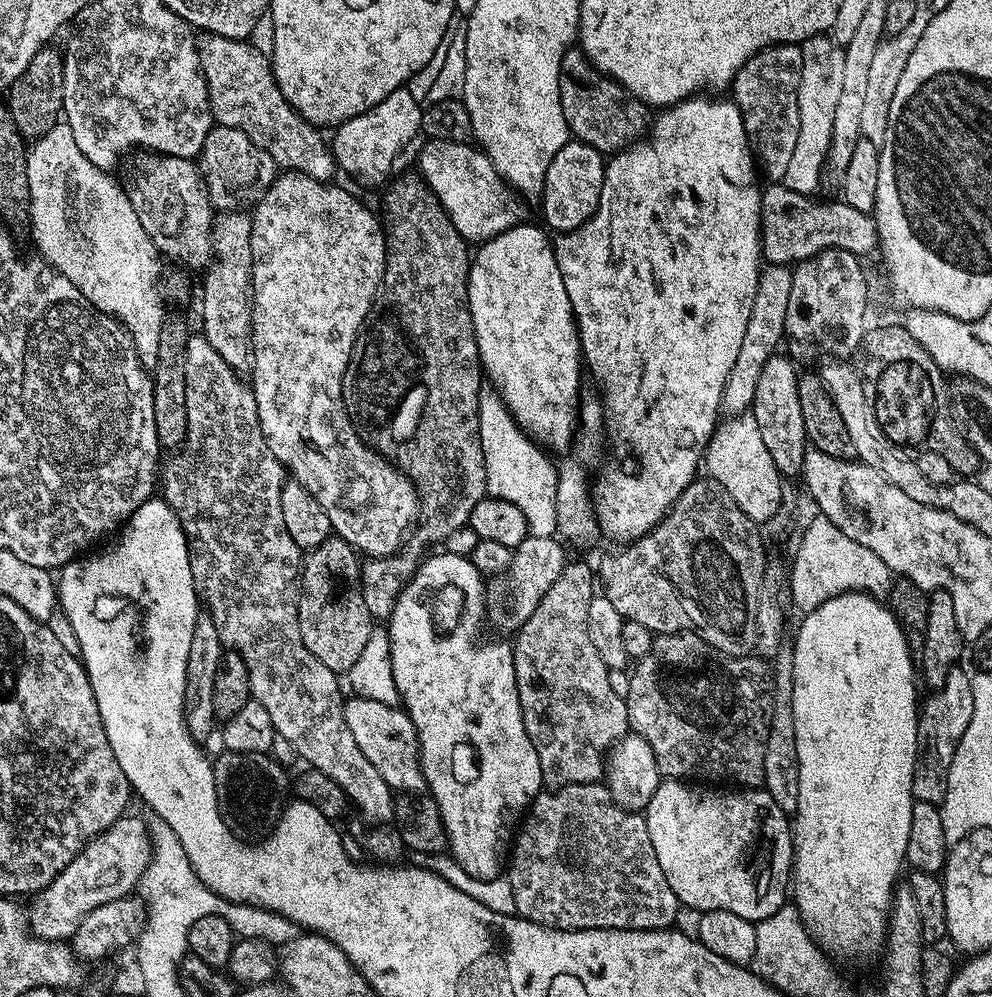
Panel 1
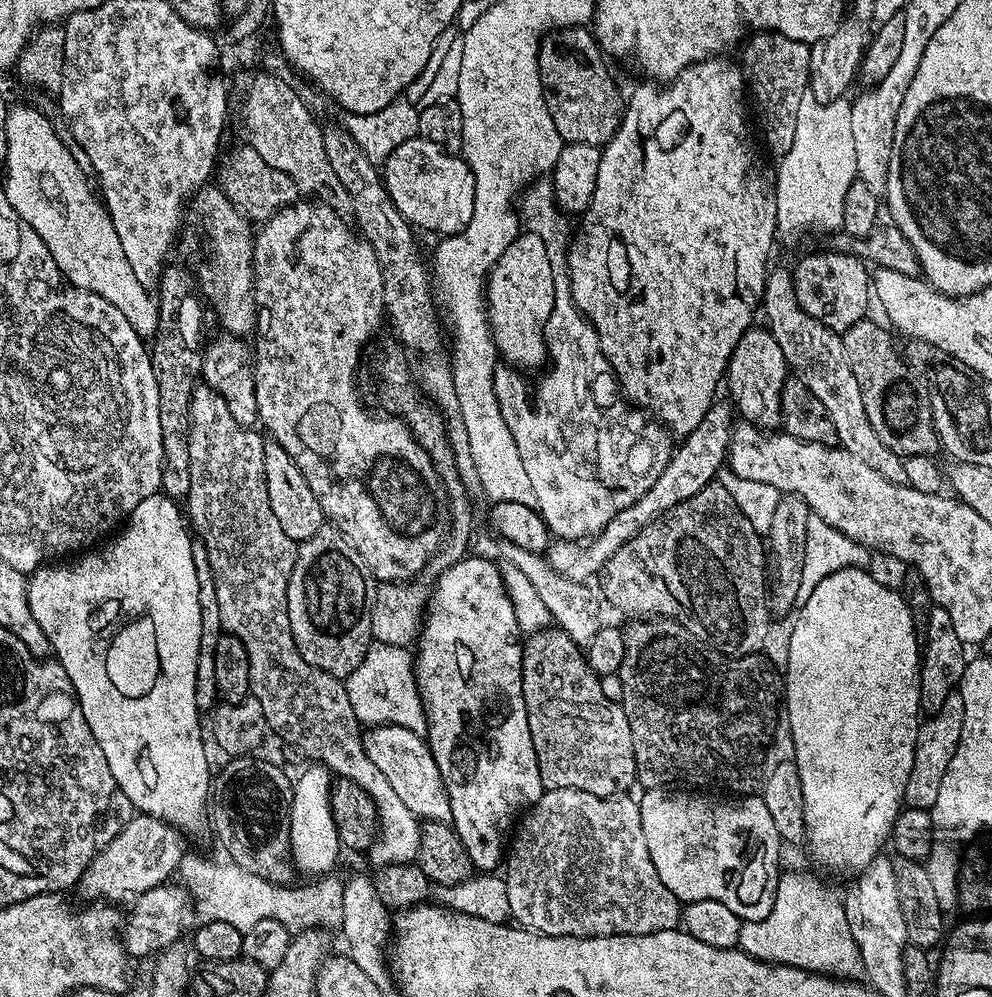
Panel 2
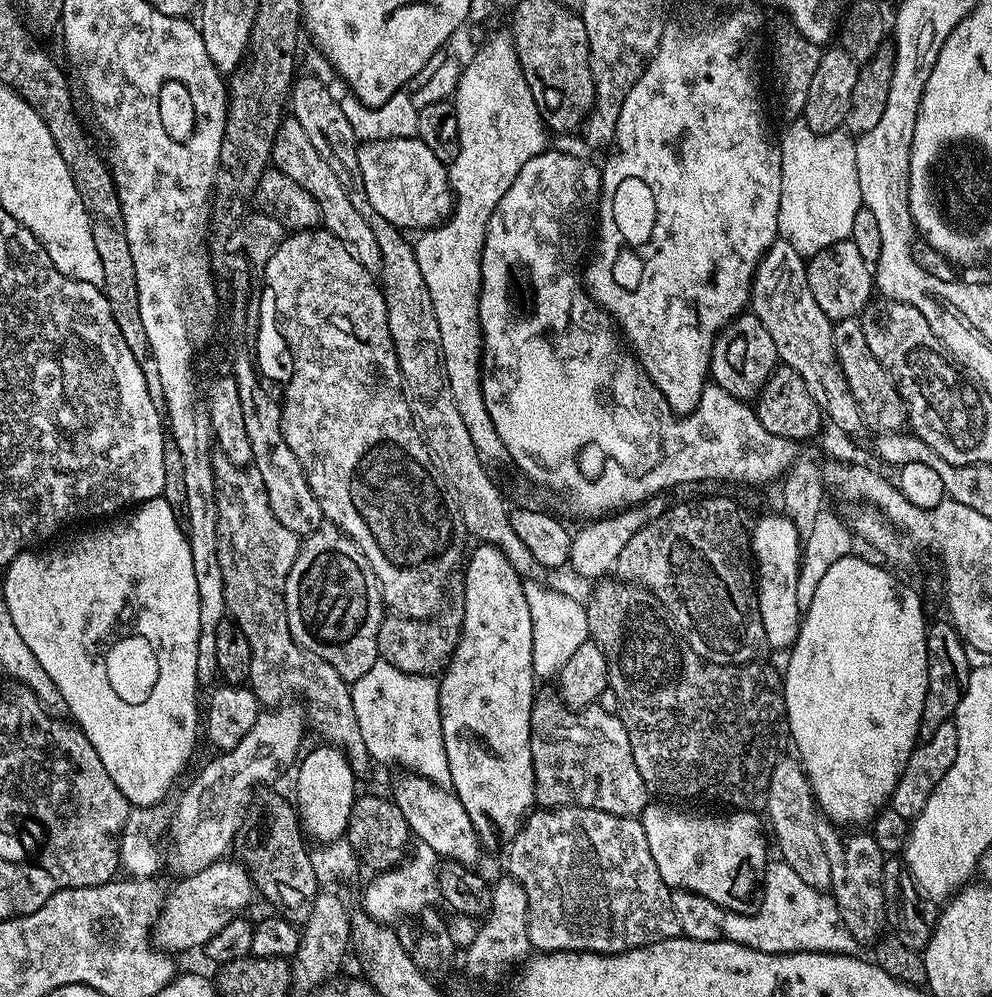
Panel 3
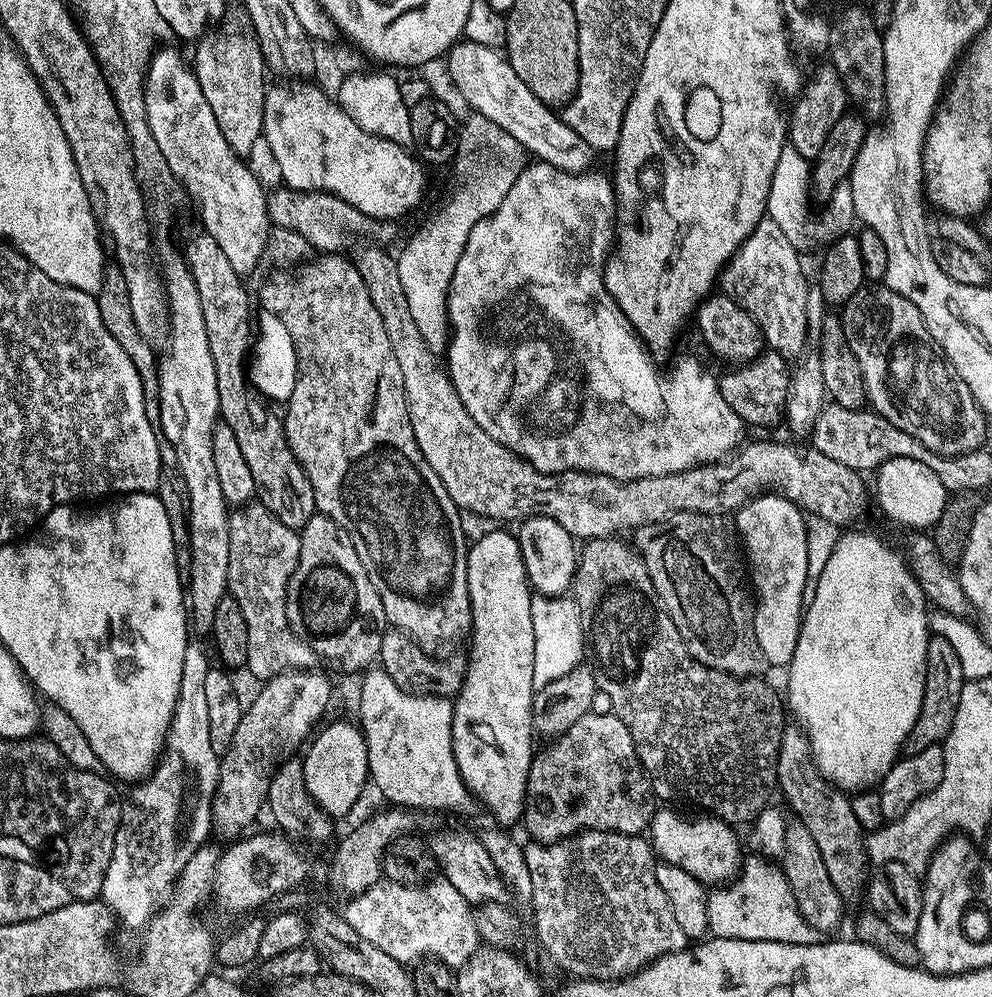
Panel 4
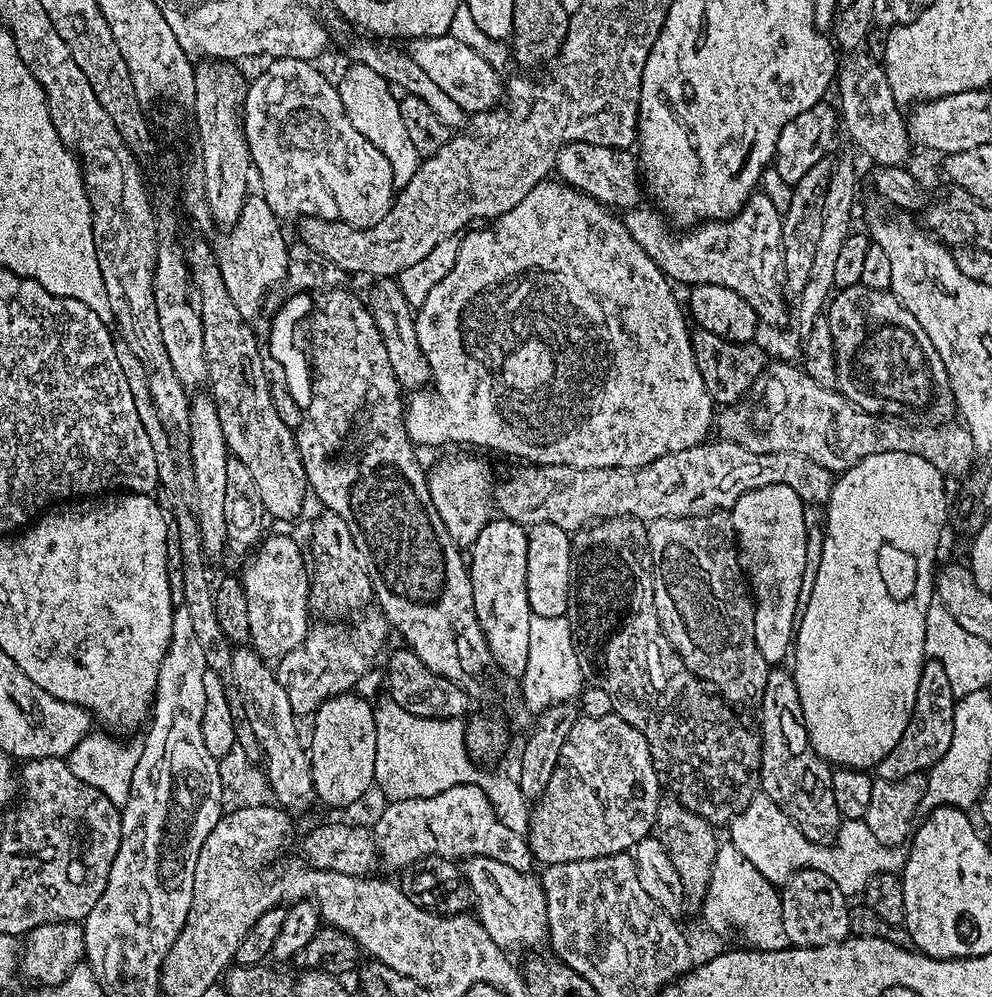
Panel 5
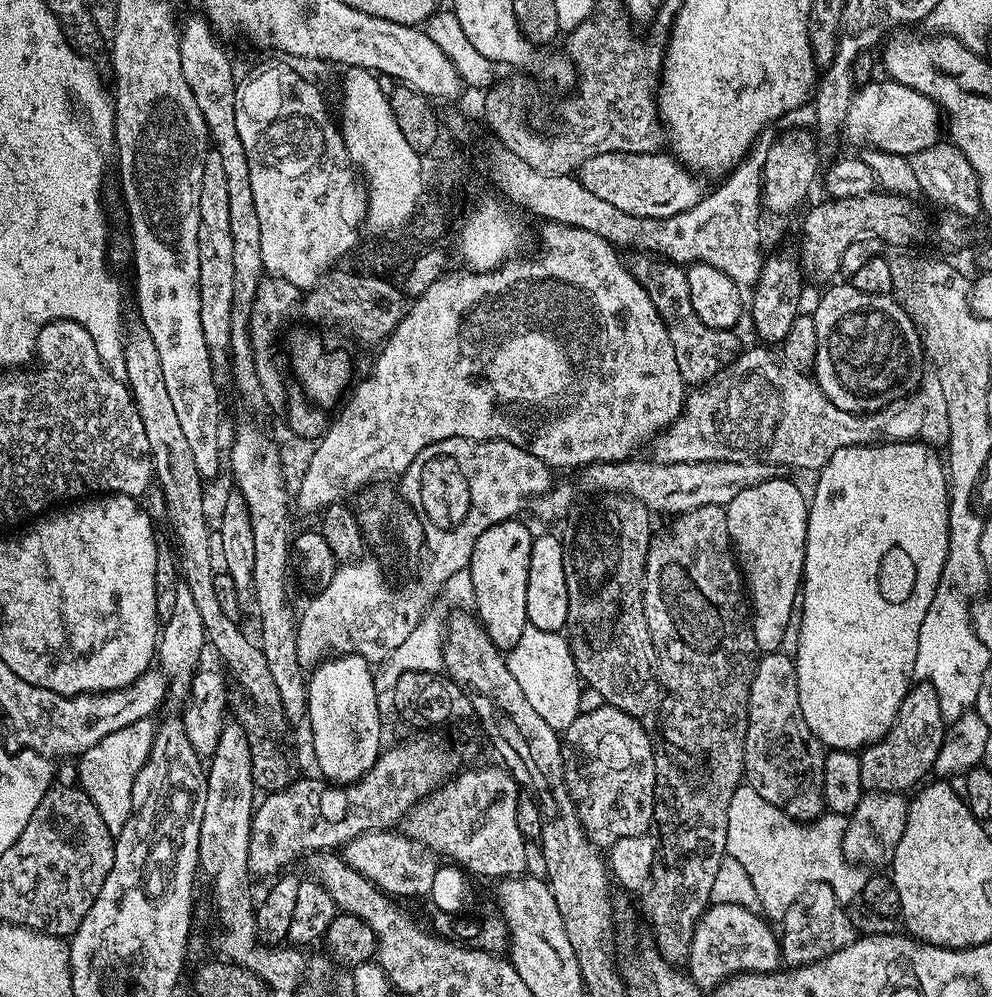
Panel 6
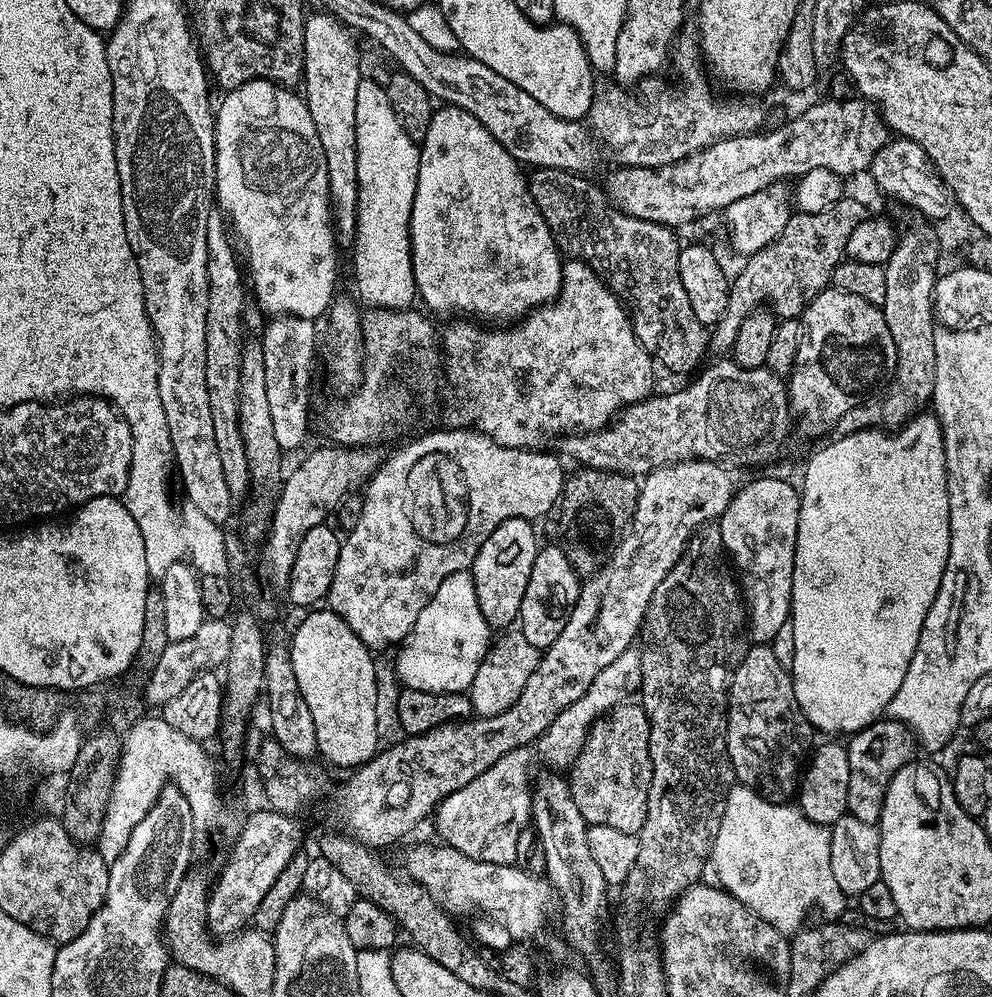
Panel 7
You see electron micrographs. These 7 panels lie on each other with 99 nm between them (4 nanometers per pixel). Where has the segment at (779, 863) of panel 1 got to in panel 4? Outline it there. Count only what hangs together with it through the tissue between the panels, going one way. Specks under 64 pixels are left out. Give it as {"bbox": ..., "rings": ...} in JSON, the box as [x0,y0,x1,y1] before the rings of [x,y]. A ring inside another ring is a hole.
{"bbox":[650,807,742,886],"rings":[[[671,807],[661,808],[664,808],[661,812],[659,809],[652,814],[650,843],[653,853],[663,863],[686,870],[686,874],[698,878],[705,886],[723,885],[739,869],[742,863],[740,840],[736,837],[737,829],[733,825],[716,816],[700,814],[695,820],[692,816],[679,816],[678,813],[671,812],[668,809]]]}

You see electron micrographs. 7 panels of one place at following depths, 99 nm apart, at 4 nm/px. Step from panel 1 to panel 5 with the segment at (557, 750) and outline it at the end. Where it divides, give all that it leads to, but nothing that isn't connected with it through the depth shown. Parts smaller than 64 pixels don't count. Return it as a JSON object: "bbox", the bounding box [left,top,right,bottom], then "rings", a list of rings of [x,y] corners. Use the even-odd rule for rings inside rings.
{"bbox":[526,714,662,866],"rings":[[[615,714],[608,716],[584,716],[581,715],[570,730],[562,750],[558,754],[558,766],[554,766],[554,774],[550,774],[550,782],[546,782],[546,788],[540,797],[531,805],[529,814],[529,830],[526,835],[528,848],[532,851],[532,859],[537,865],[547,866],[550,864],[561,864],[562,862],[574,862],[586,858],[596,858],[618,854],[619,852],[631,853],[637,844],[642,843],[648,836],[653,835],[652,827],[656,824],[656,815],[660,812],[660,788],[662,792],[662,781],[650,754],[650,746],[646,738],[634,726],[630,726],[623,718]]]}

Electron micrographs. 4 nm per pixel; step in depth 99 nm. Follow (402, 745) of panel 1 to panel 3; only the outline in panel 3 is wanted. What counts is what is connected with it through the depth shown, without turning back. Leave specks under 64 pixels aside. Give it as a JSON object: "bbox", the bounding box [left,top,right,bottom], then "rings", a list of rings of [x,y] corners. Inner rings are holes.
{"bbox":[390,774,482,866],"rings":[[[402,774],[395,778],[390,788],[391,799],[405,815],[411,835],[417,841],[430,846],[438,857],[453,860],[459,864],[476,866],[482,853],[482,845],[474,830],[474,822],[470,822],[470,814],[462,806],[462,802],[449,789],[440,788],[436,784],[415,774]]]}

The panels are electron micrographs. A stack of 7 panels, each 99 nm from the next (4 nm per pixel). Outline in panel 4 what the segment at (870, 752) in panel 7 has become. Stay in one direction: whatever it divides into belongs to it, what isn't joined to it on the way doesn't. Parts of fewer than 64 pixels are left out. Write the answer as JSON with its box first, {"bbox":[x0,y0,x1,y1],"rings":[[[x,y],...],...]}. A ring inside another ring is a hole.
{"bbox":[902,634,964,756],"rings":[[[935,634],[929,635],[926,646],[926,682],[922,694],[922,710],[918,710],[918,722],[914,722],[914,727],[902,746],[903,755],[913,756],[926,750],[926,746],[943,745],[944,739],[954,726],[954,714],[958,714],[958,698],[962,698],[964,681],[962,666],[958,663],[958,654],[950,646],[950,642]]]}

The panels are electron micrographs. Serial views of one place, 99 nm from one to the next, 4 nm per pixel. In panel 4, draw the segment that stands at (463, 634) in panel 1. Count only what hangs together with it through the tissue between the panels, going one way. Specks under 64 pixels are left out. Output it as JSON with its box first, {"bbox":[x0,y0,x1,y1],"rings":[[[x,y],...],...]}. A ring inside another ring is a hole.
{"bbox":[453,532,534,826],"rings":[[[488,532],[477,544],[473,543],[468,549],[468,607],[472,609],[472,631],[470,633],[470,645],[472,649],[466,655],[466,667],[464,669],[464,681],[459,692],[456,693],[453,703],[453,752],[454,762],[457,763],[458,770],[461,772],[462,782],[468,787],[469,791],[477,801],[492,811],[492,816],[497,820],[497,825],[508,826],[521,819],[524,814],[524,791],[528,785],[528,775],[534,755],[532,740],[534,733],[532,730],[532,698],[534,689],[534,622],[530,619],[530,606],[534,592],[528,582],[526,566],[522,558],[520,541],[515,535],[508,532]]]}

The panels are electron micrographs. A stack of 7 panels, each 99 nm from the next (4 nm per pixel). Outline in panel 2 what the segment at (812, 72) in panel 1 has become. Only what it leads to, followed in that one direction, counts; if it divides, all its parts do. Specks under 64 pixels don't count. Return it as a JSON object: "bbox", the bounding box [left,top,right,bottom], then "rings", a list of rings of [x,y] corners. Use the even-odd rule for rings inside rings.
{"bbox":[774,94,858,236],"rings":[[[807,94],[802,98],[798,110],[798,130],[794,130],[794,146],[785,156],[779,157],[780,169],[774,172],[776,189],[776,227],[781,233],[796,236],[799,232],[828,232],[832,234],[842,225],[842,206],[846,202],[846,192],[858,178],[854,158],[854,134],[850,134],[850,110],[852,104],[847,99],[816,100]]]}

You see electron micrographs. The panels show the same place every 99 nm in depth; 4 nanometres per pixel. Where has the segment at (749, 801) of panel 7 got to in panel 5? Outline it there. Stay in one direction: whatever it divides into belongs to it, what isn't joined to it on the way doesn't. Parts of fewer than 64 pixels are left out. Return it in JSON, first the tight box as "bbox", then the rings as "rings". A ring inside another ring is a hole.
{"bbox":[730,794,906,898],"rings":[[[763,794],[755,796],[750,802],[750,806],[746,806],[746,810],[742,810],[742,814],[738,814],[732,819],[730,831],[732,831],[730,842],[734,846],[738,846],[738,850],[742,850],[742,854],[761,871],[762,876],[771,884],[783,886],[801,868],[814,868],[822,874],[834,878],[838,890],[842,890],[849,898],[855,897],[855,892],[856,895],[863,893],[864,887],[868,885],[870,878],[874,878],[874,874],[899,873],[903,869],[906,855],[903,847],[891,848],[880,842],[864,819],[844,820],[831,843],[816,844],[810,838],[806,838],[806,834],[802,834],[798,830],[796,823],[770,797]]]}

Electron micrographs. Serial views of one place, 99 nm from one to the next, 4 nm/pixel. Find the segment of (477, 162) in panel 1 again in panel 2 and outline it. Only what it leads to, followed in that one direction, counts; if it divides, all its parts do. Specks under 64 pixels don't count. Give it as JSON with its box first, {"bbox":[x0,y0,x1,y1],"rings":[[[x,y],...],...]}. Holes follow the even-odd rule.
{"bbox":[382,138,474,237],"rings":[[[413,138],[402,142],[394,154],[382,164],[382,177],[394,206],[402,213],[413,229],[425,228],[428,232],[440,232],[441,237],[454,236],[470,222],[474,210],[474,174],[463,155],[444,152],[434,142]]]}

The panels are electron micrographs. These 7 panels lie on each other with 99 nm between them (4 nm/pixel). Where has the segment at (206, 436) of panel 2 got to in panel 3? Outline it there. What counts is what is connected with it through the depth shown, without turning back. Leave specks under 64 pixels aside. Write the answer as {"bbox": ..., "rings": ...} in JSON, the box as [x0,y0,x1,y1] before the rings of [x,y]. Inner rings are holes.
{"bbox":[212,454,441,926],"rings":[[[222,454],[213,459],[212,468],[216,472],[218,566],[222,566],[227,615],[240,627],[242,634],[246,634],[246,642],[250,642],[250,674],[247,683],[256,699],[264,706],[279,705],[285,698],[299,698],[306,702],[307,719],[311,727],[313,724],[317,734],[324,739],[321,741],[325,745],[341,749],[351,762],[353,772],[363,774],[365,771],[364,773],[367,773],[368,764],[373,763],[373,758],[367,752],[366,745],[362,742],[361,731],[358,730],[358,719],[354,714],[349,681],[328,670],[324,670],[320,676],[321,669],[313,663],[304,649],[299,648],[292,641],[290,634],[288,615],[284,605],[284,587],[286,578],[290,574],[290,566],[294,566],[294,558],[300,549],[301,537],[286,530],[274,516],[274,512],[268,505],[267,491],[264,489],[260,473],[239,464],[232,464]],[[417,841],[409,851],[408,857],[396,867],[379,871],[372,876],[364,892],[363,911],[368,913],[376,923],[385,926],[394,924],[397,918],[404,916],[415,917],[426,909],[439,903],[441,899],[437,874],[439,872],[440,858],[430,846]]]}

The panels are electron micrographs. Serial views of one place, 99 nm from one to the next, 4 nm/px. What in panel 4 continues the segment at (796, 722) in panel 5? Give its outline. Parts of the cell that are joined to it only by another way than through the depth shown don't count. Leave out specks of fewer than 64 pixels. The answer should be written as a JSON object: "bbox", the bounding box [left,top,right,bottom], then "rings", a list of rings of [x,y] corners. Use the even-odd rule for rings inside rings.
{"bbox":[776,726,870,902],"rings":[[[788,726],[784,729],[776,759],[776,783],[779,795],[781,792],[785,802],[792,807],[791,815],[800,820],[806,830],[810,830],[818,851],[822,853],[822,862],[826,862],[830,882],[834,882],[838,894],[845,902],[852,902],[866,888],[864,867],[870,864],[866,836],[858,818],[854,818],[851,799],[817,770],[810,742],[799,727]]]}

